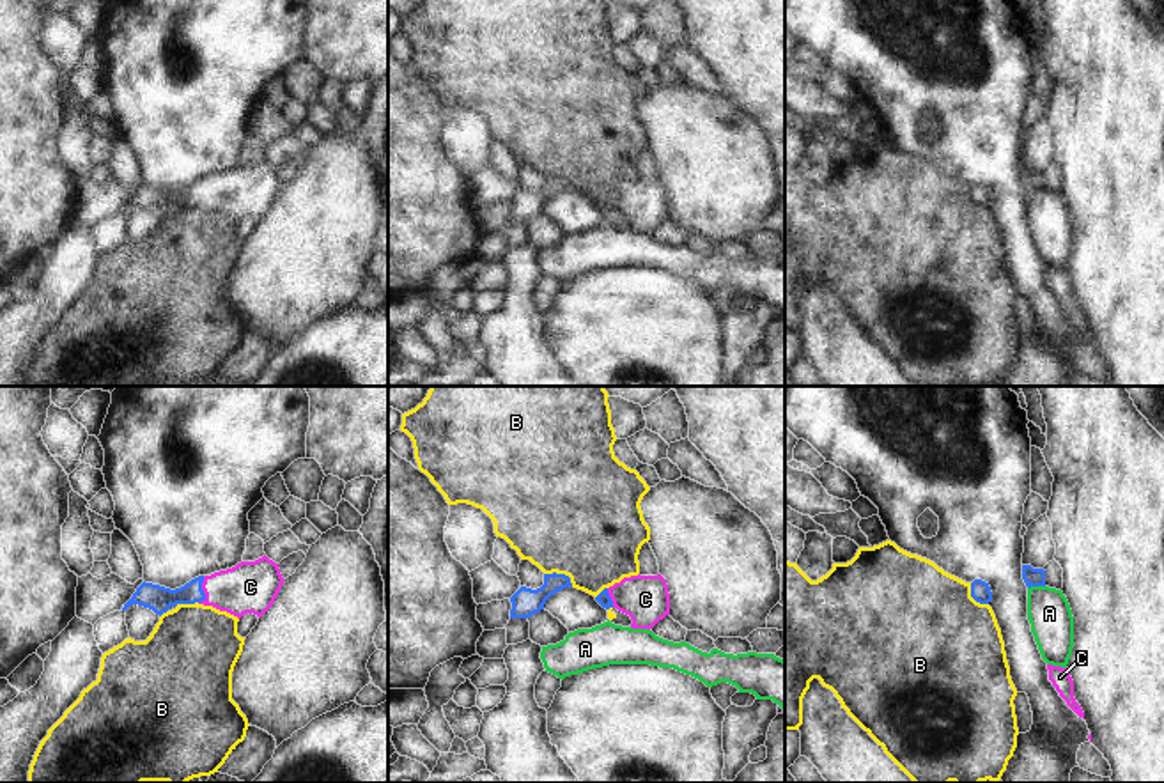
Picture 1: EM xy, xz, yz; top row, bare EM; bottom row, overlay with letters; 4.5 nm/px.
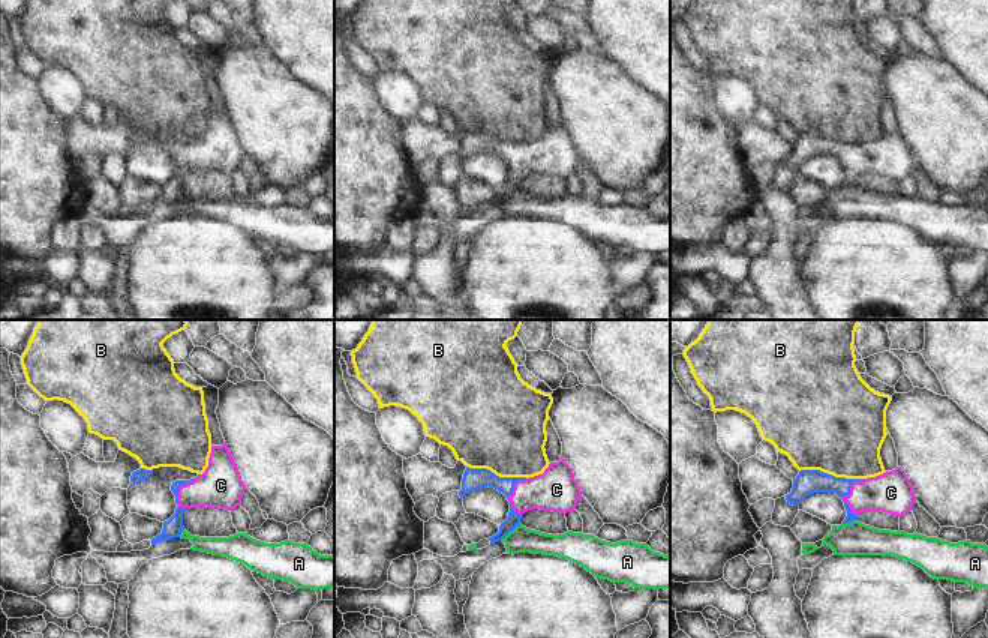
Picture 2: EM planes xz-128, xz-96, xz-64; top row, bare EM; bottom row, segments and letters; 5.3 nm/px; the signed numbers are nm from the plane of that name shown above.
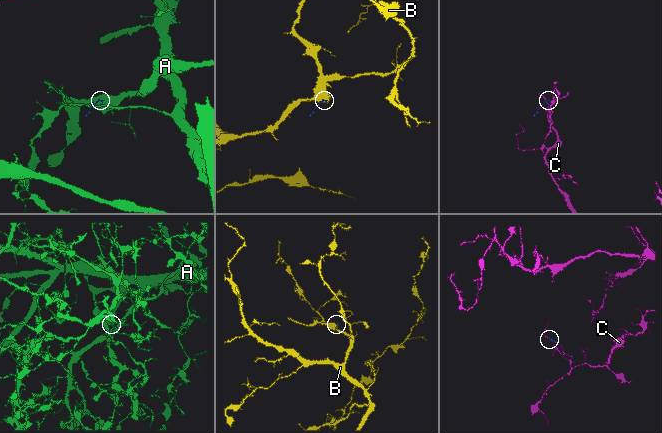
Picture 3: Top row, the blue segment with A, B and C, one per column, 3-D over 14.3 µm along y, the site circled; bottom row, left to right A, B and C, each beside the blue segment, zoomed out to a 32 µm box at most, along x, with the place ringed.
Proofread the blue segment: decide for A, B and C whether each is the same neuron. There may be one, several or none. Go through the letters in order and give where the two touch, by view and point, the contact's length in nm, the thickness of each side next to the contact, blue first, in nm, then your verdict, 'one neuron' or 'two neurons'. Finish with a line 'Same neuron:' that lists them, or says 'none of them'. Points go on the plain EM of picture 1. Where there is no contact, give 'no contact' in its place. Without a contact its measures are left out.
A: meets blue in yz at (1035, 188); contact 80 nm long; 80 nm thick on the blue side, 200 nm on the other; two neurons
B: meets blue in xz at (560, 178); contact 150 nm long; 130 nm thick on the blue side, 480 nm on the other; two neurons
C: meets blue in xy at (202, 193); contact 130 nm long; 120 nm thick on the blue side, 240 nm on the other; one neuron
Same neuron: C

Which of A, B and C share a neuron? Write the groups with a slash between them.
A / B / C

